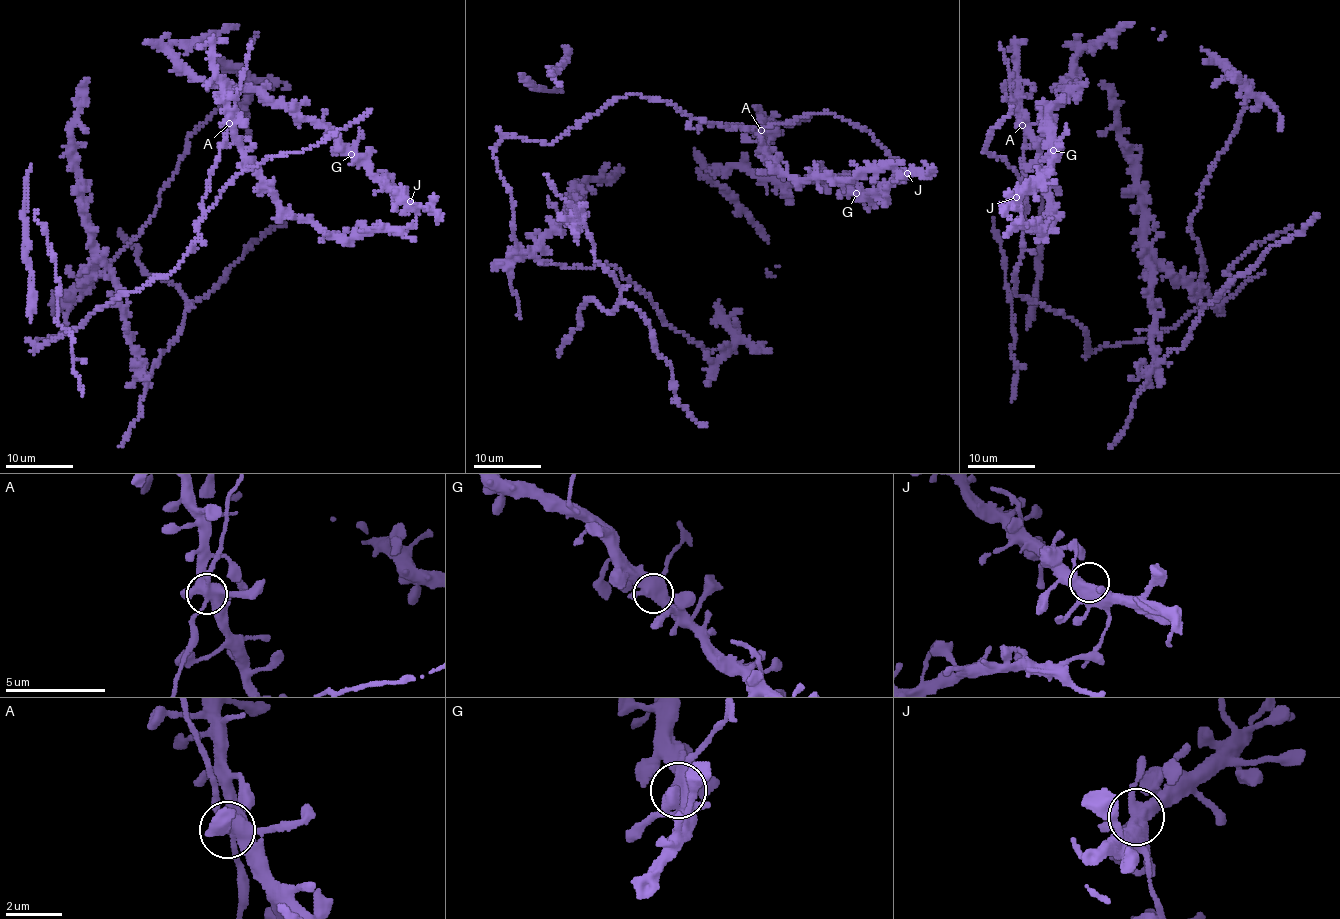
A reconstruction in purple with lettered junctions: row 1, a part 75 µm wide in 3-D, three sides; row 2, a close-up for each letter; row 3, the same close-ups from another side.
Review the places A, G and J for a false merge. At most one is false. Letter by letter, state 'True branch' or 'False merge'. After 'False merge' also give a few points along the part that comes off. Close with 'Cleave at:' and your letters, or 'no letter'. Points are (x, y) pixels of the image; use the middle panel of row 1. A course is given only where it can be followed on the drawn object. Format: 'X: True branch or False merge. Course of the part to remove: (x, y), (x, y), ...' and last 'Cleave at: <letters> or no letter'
A: True branch
G: True branch
J: True branch
Cleave at: no letter

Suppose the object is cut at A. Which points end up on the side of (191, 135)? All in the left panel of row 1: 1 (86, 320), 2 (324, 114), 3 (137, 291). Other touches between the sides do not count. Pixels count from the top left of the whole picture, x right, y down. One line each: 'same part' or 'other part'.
1: other part
2: same part
3: other part

